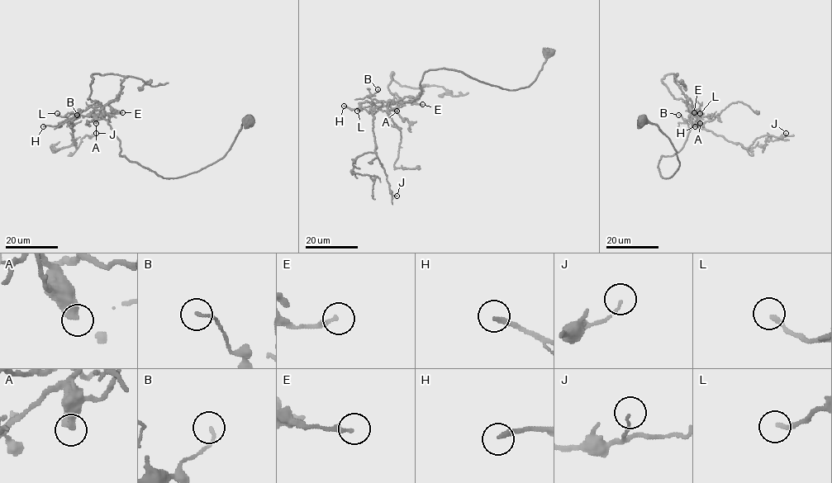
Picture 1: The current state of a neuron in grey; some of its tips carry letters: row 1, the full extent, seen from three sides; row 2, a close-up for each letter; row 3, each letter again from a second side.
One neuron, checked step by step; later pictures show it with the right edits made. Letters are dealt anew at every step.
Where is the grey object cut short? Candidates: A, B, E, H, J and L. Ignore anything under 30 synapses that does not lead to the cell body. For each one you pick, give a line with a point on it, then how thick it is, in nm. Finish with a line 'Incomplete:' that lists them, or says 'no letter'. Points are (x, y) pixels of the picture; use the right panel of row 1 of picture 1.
L: Place: (700, 113). Thickness 180 nm
Incomplete: L

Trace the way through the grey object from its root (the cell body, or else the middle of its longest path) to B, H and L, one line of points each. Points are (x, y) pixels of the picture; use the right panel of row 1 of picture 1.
B: (643, 120), (676, 151), (669, 177), (659, 159), (682, 148), (694, 107), (685, 122), (678, 115)
H: (643, 120), (656, 125), (676, 151), (678, 168), (663, 177), (659, 159), (683, 146), (691, 106), (695, 126)
L: (643, 120), (676, 151), (679, 166), (669, 177), (660, 175), (659, 159), (683, 146), (691, 106), (700, 113)

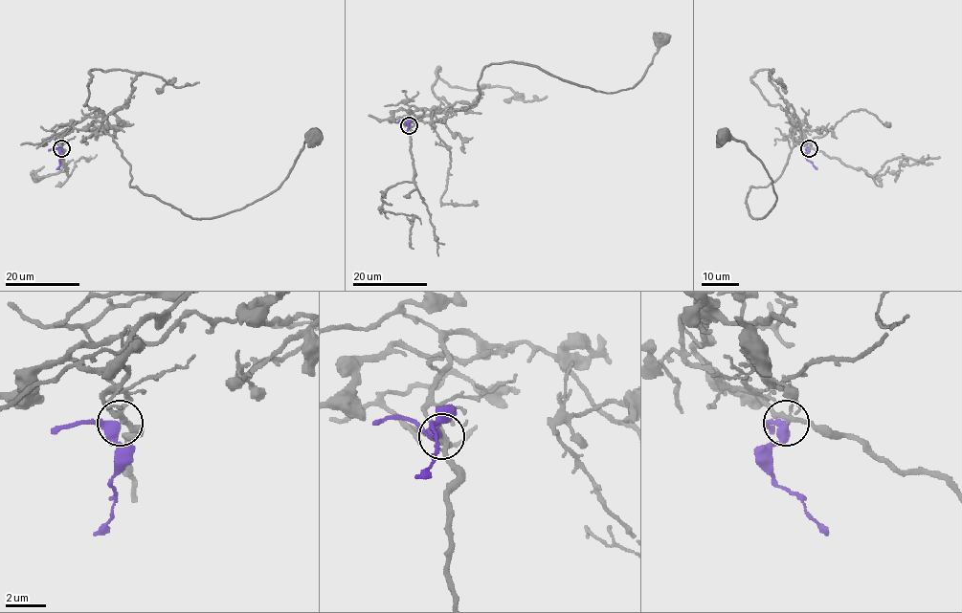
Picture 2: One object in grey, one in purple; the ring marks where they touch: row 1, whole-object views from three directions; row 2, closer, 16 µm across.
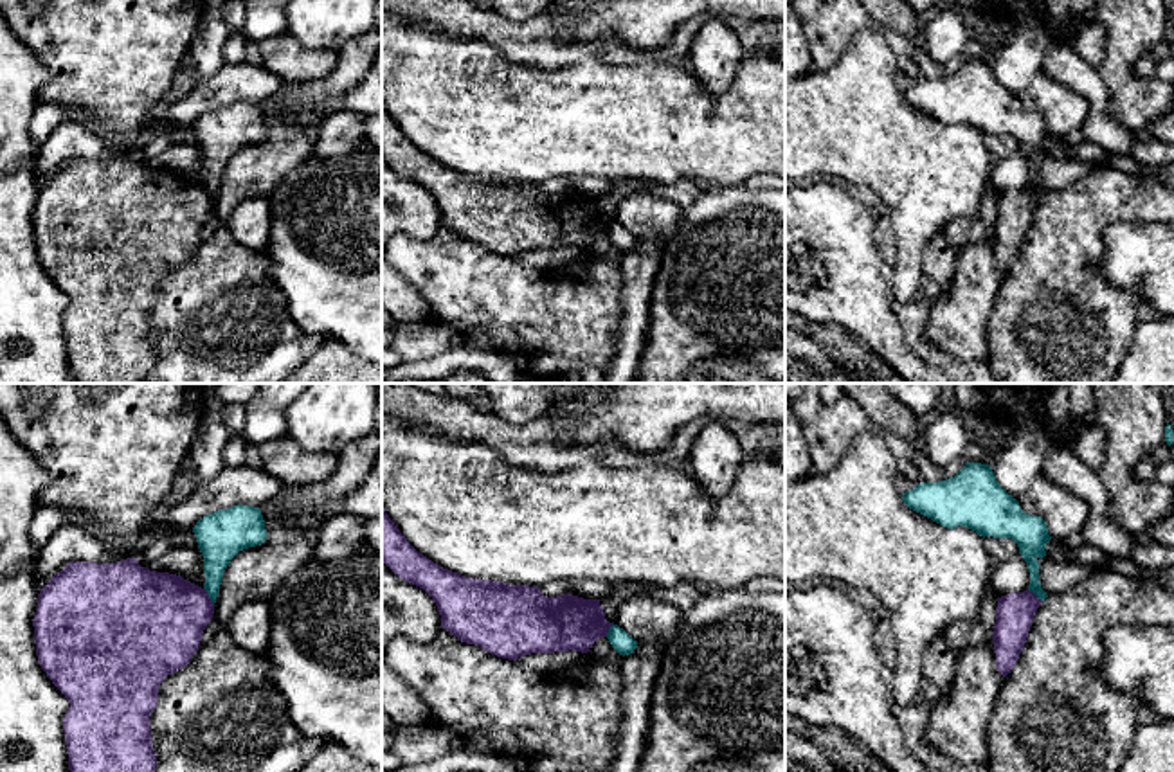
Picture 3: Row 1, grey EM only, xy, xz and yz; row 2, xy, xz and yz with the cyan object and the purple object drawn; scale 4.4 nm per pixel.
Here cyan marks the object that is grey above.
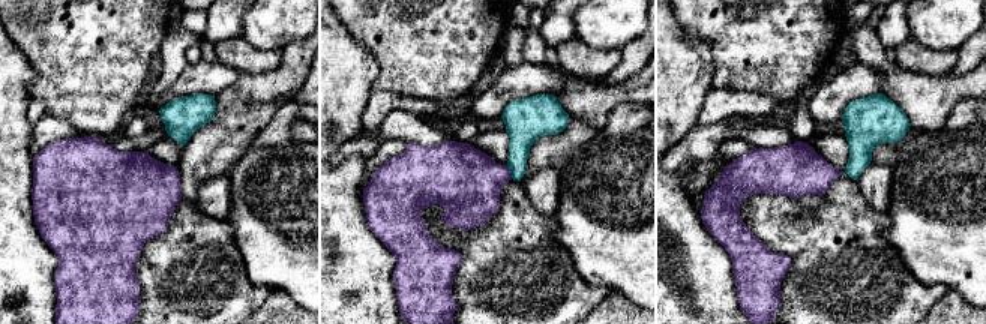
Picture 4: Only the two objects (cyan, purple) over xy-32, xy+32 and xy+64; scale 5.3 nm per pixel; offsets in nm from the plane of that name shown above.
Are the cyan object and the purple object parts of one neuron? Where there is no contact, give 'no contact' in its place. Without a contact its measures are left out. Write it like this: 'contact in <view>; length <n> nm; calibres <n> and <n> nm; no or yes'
contact in xy; length 100 nm; calibres 190 and 420 nm; no

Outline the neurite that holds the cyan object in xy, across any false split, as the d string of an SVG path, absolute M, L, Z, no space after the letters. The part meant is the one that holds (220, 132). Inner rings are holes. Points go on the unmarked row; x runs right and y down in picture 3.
M238 101L205 112L196 119L193 130L203 153L203 185L214 202L230 157L239 148L266 137L265 117L259 104Z

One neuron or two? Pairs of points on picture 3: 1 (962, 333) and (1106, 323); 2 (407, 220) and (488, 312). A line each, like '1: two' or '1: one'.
1: two
2: two

